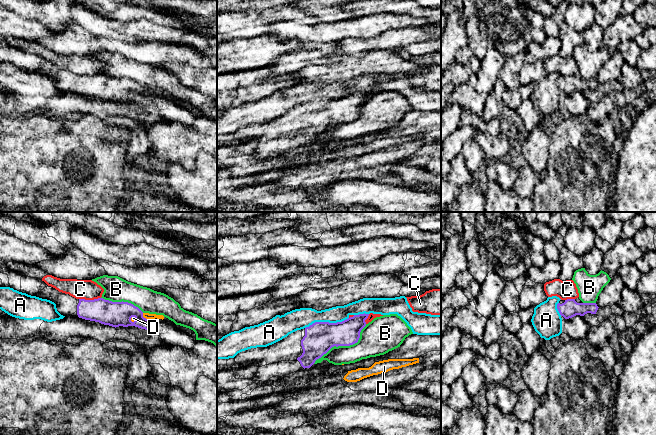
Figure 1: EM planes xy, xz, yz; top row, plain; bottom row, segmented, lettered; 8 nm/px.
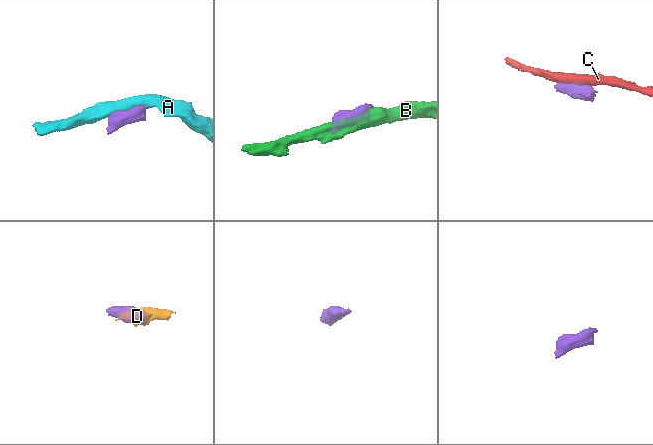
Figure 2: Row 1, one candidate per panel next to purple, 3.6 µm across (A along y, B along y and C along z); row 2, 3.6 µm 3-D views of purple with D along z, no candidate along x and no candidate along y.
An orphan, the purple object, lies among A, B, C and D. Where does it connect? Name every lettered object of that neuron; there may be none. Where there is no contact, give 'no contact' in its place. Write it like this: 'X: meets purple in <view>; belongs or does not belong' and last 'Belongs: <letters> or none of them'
A: meets purple in xz; does not belong
B: meets purple in xz; does not belong
C: meets purple in xy; does not belong
D: meets purple in xy; does not belong
Belongs: none of them

